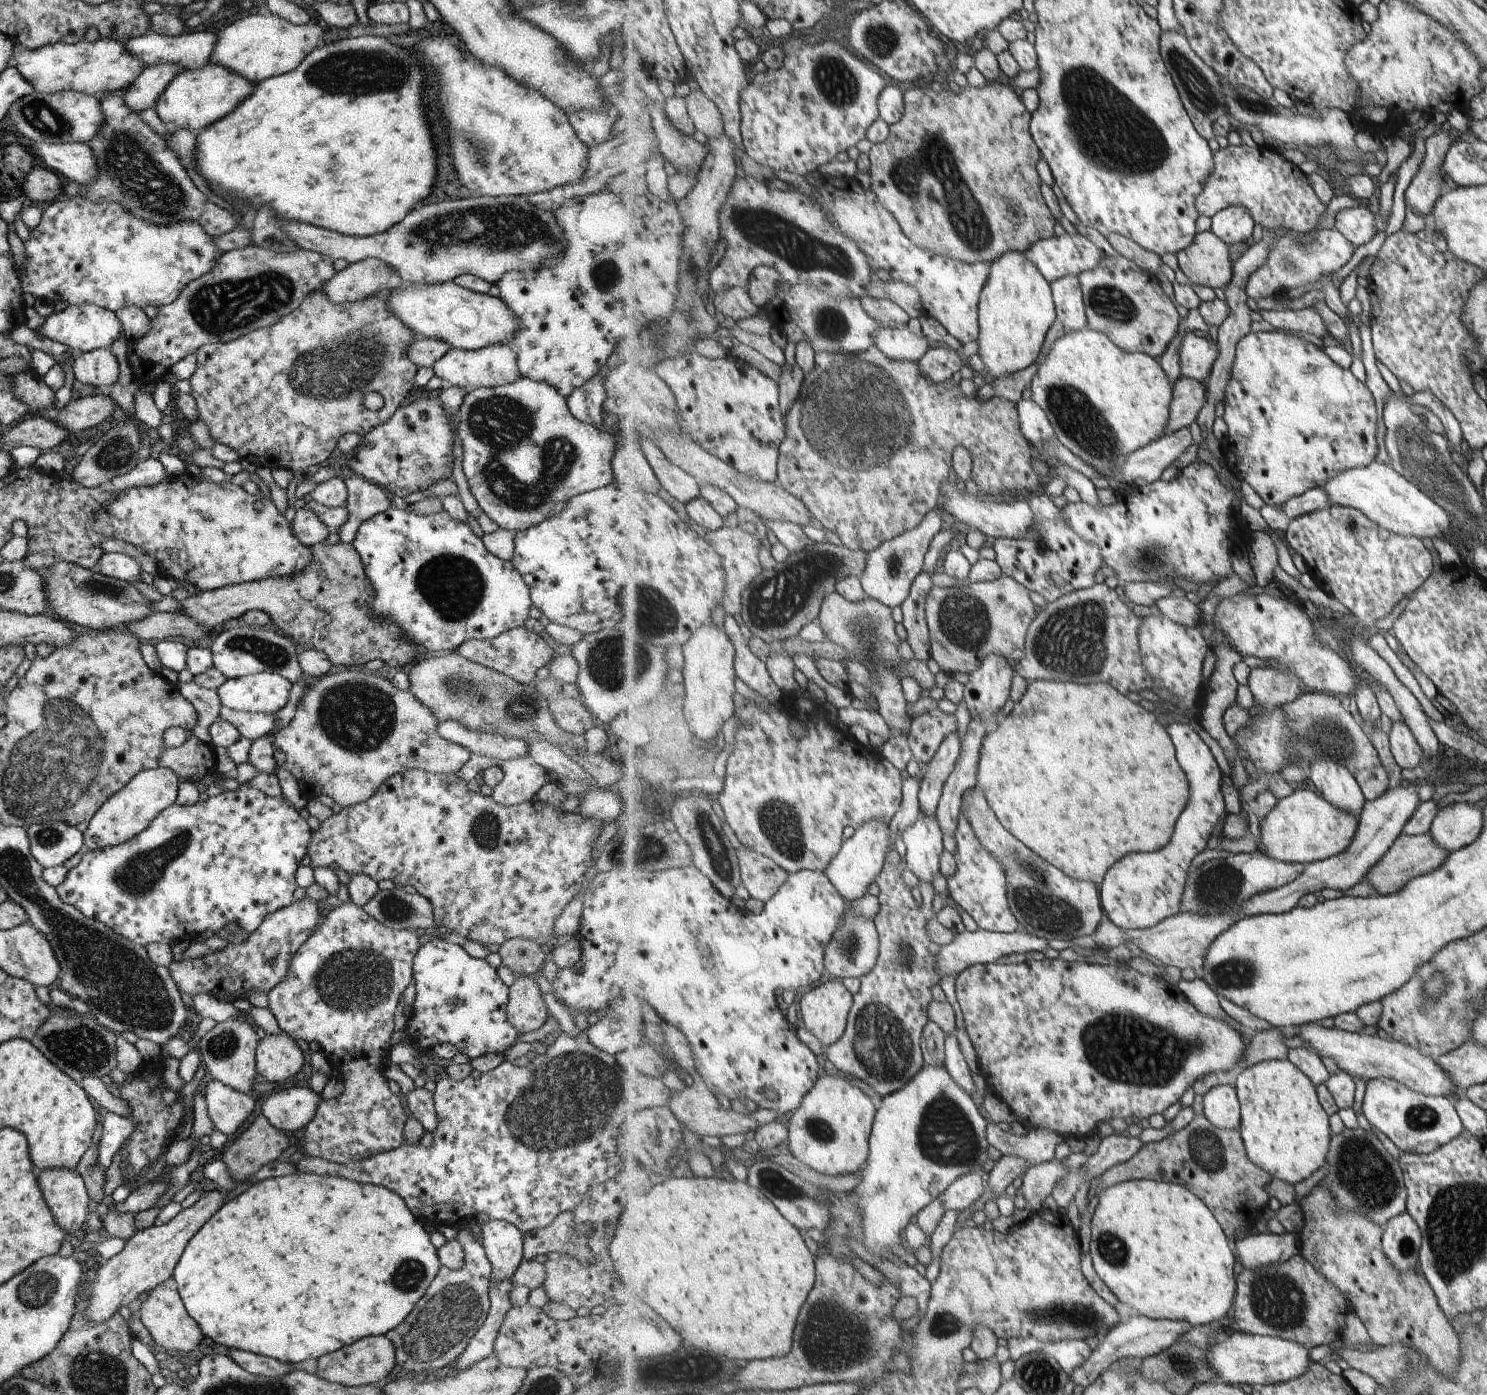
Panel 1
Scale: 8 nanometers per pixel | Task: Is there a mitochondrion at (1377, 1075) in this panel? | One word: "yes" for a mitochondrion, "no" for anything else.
no

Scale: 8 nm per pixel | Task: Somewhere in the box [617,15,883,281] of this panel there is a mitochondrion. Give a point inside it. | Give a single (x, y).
(835, 79)

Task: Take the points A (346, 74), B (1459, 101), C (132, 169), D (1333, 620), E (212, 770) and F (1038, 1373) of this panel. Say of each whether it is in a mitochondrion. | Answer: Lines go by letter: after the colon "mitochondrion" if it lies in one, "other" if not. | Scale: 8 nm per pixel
A: mitochondrion
B: other
C: mitochondrion
D: other
E: other
F: mitochondrion

